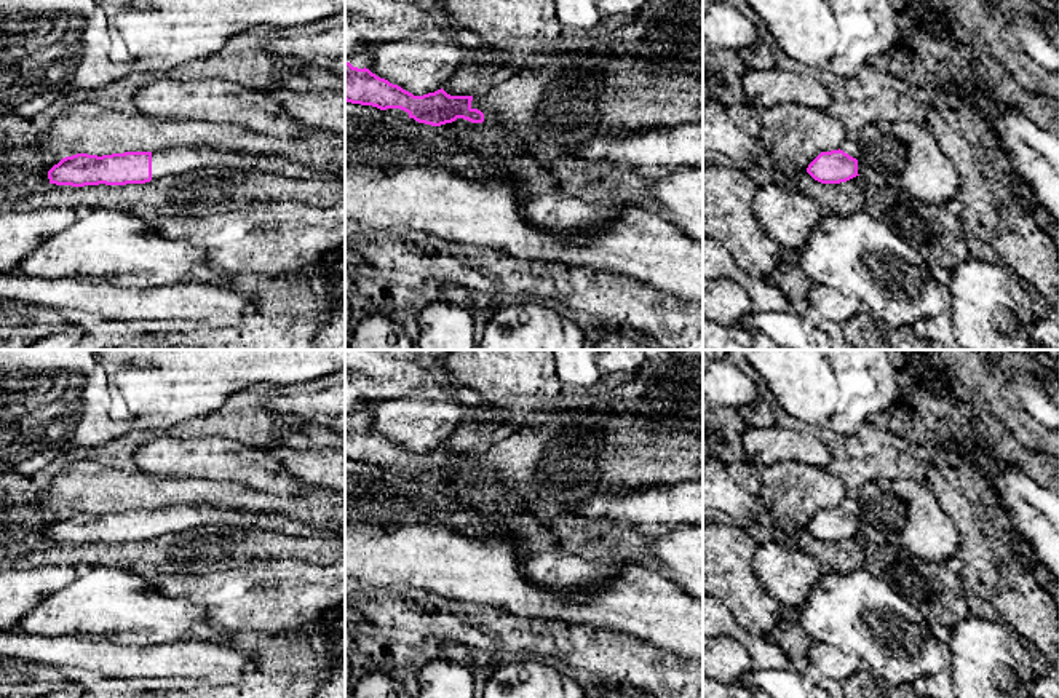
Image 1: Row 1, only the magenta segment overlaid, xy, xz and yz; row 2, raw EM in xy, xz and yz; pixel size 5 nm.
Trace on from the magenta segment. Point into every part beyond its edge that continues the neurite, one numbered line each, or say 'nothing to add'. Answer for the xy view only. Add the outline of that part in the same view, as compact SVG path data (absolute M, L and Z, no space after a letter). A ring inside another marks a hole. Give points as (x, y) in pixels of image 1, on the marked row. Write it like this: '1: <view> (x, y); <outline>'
1: xy (171, 162); M179 147L152 152L152 180L206 168L238 169L241 173L270 173L291 179L335 177L323 168L291 161L284 157L254 157L219 147Z

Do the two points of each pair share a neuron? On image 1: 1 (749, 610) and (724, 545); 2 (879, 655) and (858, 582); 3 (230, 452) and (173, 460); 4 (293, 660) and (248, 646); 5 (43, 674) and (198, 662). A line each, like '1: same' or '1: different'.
1: same
2: same
3: same
4: same
5: different

